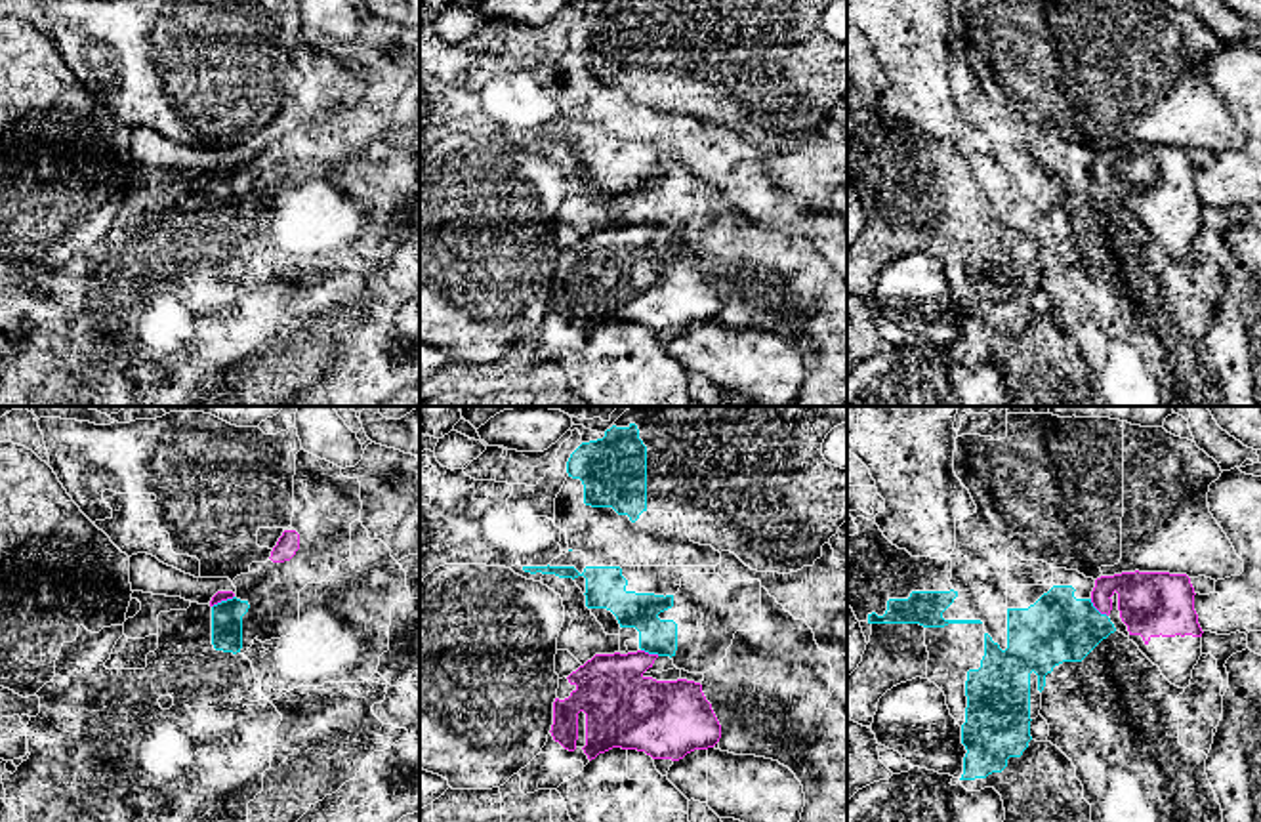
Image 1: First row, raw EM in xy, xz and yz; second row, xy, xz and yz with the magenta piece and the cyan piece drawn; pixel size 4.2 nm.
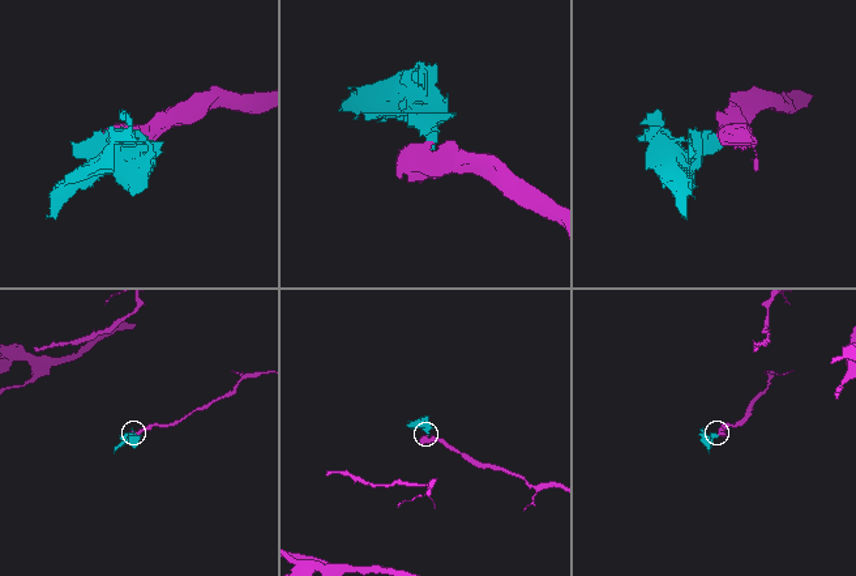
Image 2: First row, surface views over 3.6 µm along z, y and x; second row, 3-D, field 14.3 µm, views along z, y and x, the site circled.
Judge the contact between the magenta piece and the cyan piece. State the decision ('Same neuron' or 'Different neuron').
Different neuron

